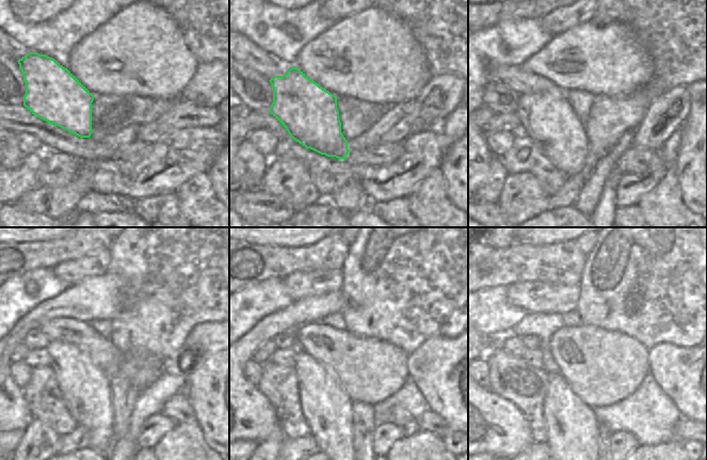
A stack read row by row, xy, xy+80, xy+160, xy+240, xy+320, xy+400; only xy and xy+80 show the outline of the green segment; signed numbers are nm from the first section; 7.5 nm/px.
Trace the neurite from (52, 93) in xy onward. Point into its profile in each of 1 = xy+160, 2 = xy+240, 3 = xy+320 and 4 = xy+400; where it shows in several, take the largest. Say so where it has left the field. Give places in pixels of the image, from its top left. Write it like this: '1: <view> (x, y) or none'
1: xy+160 (550, 122)
2: xy+240 (86, 391)
3: xy+320 (325, 406)
4: xy+400 (573, 430)

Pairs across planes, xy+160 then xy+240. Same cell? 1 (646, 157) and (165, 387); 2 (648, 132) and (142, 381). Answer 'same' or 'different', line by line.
1: different
2: different

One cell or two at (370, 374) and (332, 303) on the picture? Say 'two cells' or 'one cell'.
two cells

